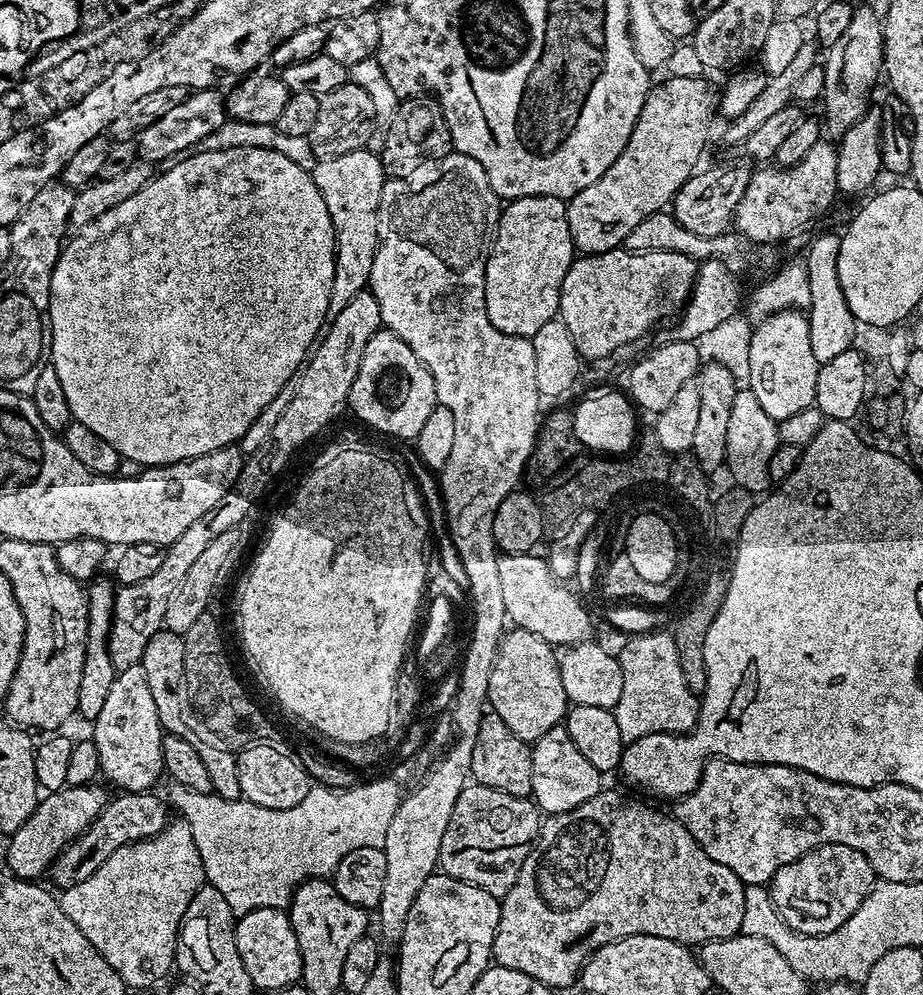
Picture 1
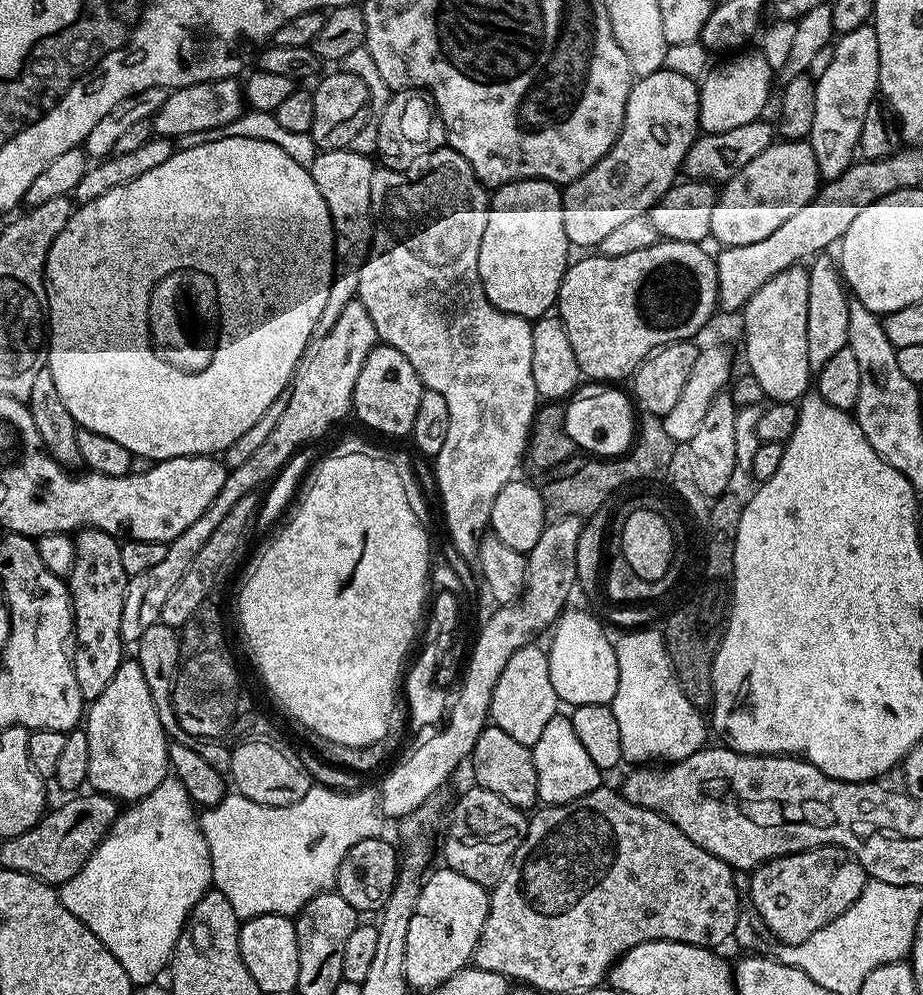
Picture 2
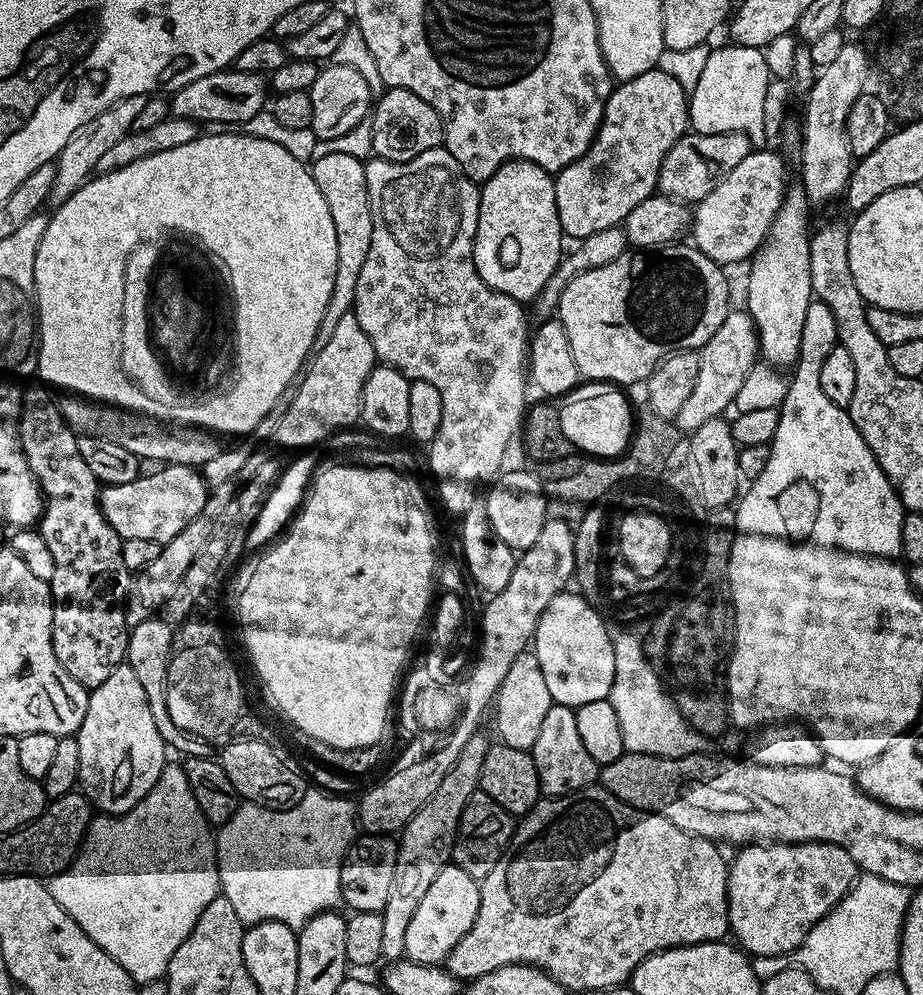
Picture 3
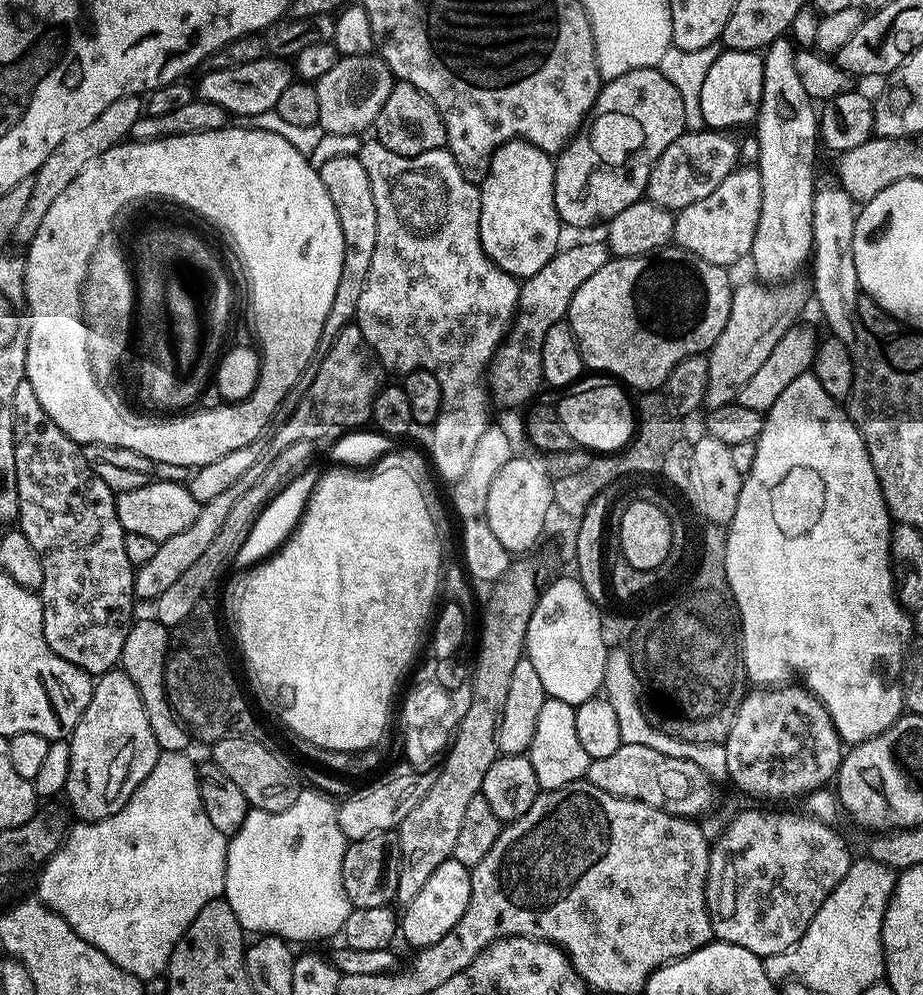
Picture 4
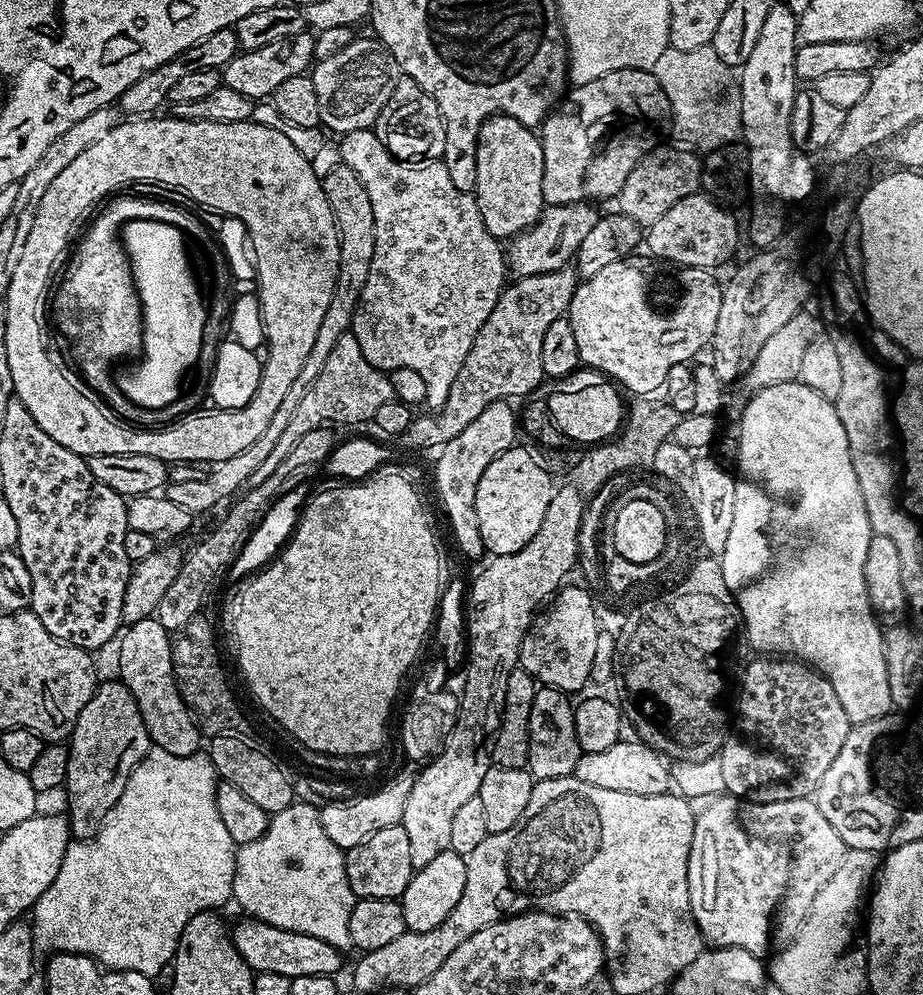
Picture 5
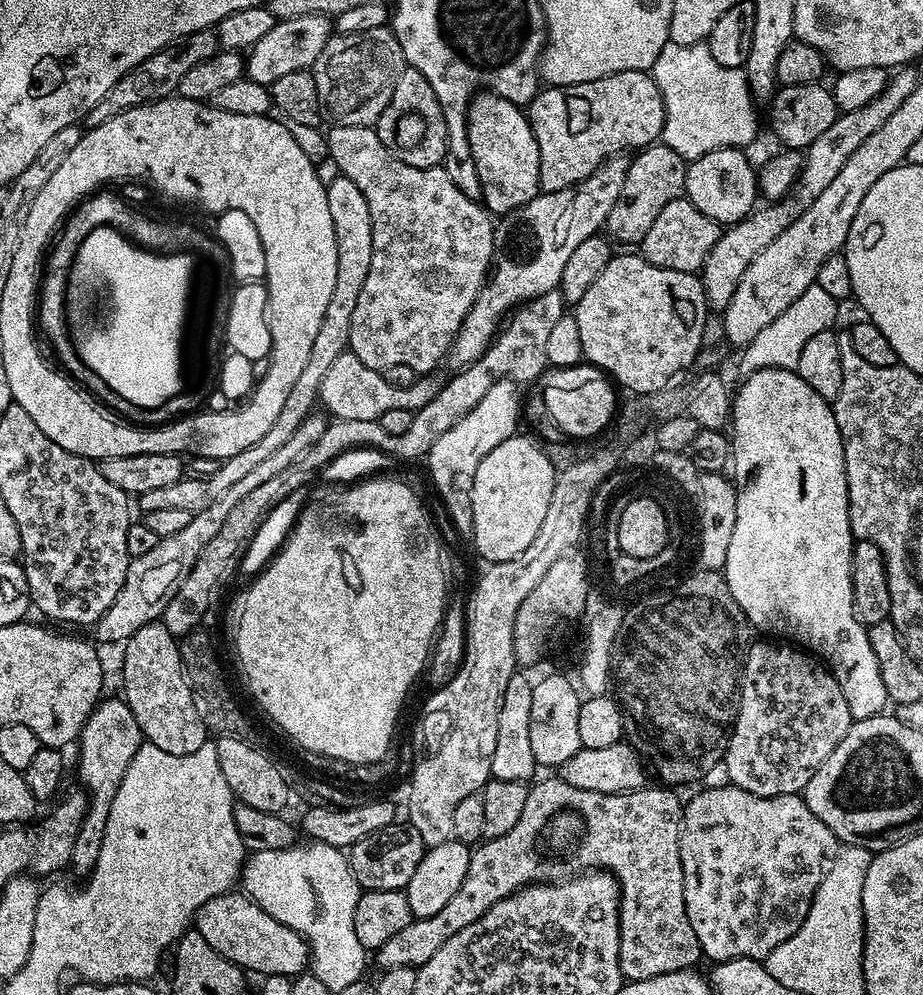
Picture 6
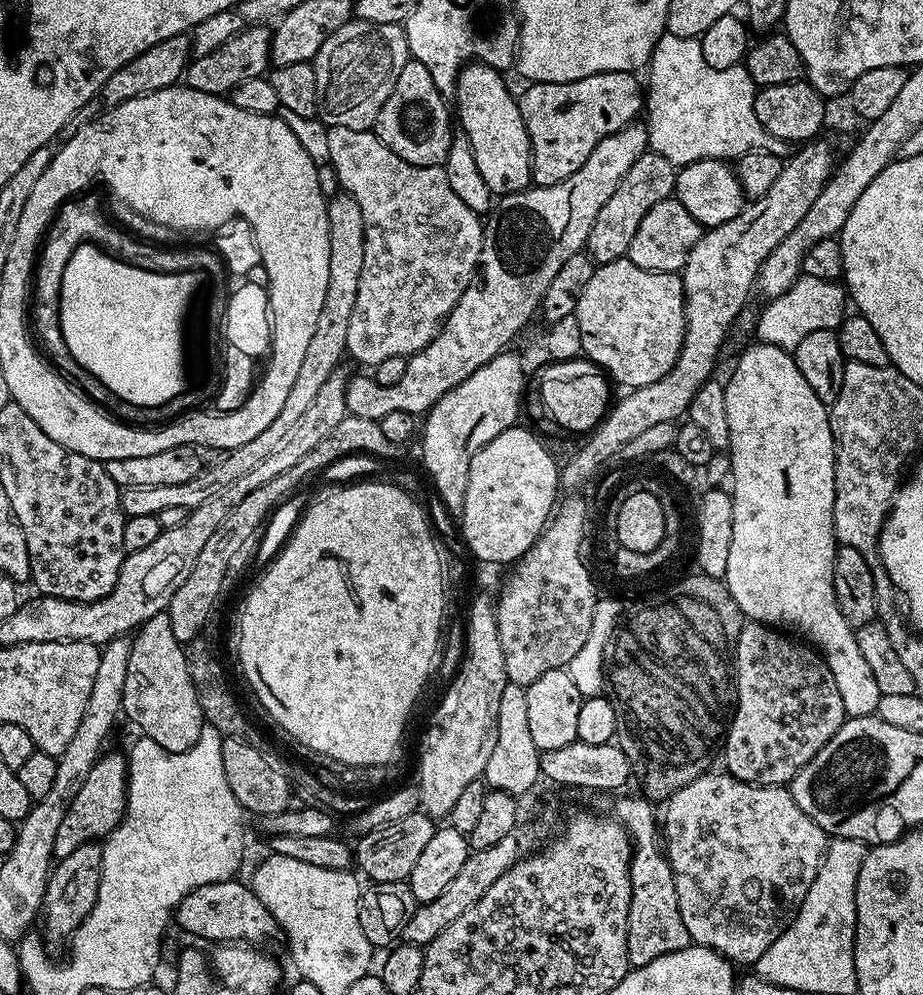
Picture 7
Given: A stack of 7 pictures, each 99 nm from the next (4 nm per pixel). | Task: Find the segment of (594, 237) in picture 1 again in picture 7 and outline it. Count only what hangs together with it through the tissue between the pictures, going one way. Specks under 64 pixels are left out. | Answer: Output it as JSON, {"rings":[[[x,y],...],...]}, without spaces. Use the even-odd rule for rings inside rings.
{"rings":[[[599,72],[586,78],[578,78],[574,82],[565,84],[533,84],[527,85],[524,93],[519,93],[518,103],[520,113],[526,122],[526,130],[532,147],[532,184],[538,188],[545,188],[551,184],[562,182],[590,158],[590,150],[602,142],[610,134],[622,130],[627,124],[633,123],[636,116],[641,115],[646,104],[646,96],[642,91],[642,84],[630,72]]]}

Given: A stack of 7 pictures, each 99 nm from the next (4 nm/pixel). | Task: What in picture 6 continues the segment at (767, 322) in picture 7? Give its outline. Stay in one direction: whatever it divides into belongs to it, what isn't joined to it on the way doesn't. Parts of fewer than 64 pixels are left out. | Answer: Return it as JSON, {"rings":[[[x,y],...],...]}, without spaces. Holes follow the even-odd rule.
{"rings":[[[814,283],[806,290],[802,290],[802,294],[798,294],[798,298],[794,298],[794,302],[790,302],[790,306],[786,306],[786,310],[782,310],[782,314],[778,314],[778,318],[774,318],[770,326],[766,326],[766,330],[761,330],[754,337],[754,342],[743,345],[741,352],[744,353],[740,356],[741,373],[757,372],[763,368],[795,370],[798,366],[798,357],[806,347],[806,342],[810,342],[814,334],[822,334],[833,327],[836,308],[838,308],[838,302],[830,298],[829,292],[822,290],[822,286]]]}

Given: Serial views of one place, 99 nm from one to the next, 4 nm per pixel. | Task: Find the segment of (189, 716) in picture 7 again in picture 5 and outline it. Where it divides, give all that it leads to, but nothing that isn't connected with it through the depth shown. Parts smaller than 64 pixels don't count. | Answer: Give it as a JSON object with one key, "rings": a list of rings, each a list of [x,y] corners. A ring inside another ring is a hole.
{"rings":[[[140,618],[135,622],[129,623],[123,629],[119,637],[120,644],[120,673],[119,679],[130,690],[134,702],[138,702],[138,710],[142,714],[142,722],[148,731],[148,737],[151,738],[155,747],[166,750],[170,754],[179,756],[197,755],[202,739],[202,733],[192,715],[188,710],[188,705],[184,703],[180,687],[176,685],[176,675],[172,669],[172,636],[165,628],[160,625],[160,621],[155,618]]]}

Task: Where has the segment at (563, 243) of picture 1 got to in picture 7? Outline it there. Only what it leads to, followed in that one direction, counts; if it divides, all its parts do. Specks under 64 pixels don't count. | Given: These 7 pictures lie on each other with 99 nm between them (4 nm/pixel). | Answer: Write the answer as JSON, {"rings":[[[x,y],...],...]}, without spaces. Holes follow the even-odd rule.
{"rings":[[[469,62],[456,79],[454,116],[459,131],[470,142],[478,174],[482,174],[493,197],[522,192],[532,184],[532,147],[517,97],[504,85],[499,71],[479,62]]]}

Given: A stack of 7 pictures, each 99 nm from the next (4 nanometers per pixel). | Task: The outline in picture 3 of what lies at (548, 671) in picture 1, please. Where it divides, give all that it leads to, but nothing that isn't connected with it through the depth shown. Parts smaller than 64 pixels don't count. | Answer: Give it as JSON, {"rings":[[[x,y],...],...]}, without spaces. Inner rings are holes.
{"rings":[[[535,651],[518,654],[518,658],[514,658],[514,663],[510,665],[510,670],[506,670],[506,678],[502,678],[502,686],[496,692],[494,712],[496,710],[496,732],[500,735],[497,737],[518,750],[529,751],[534,742],[538,742],[542,718],[546,718],[546,710],[550,710],[553,703],[546,678],[542,678]]]}

